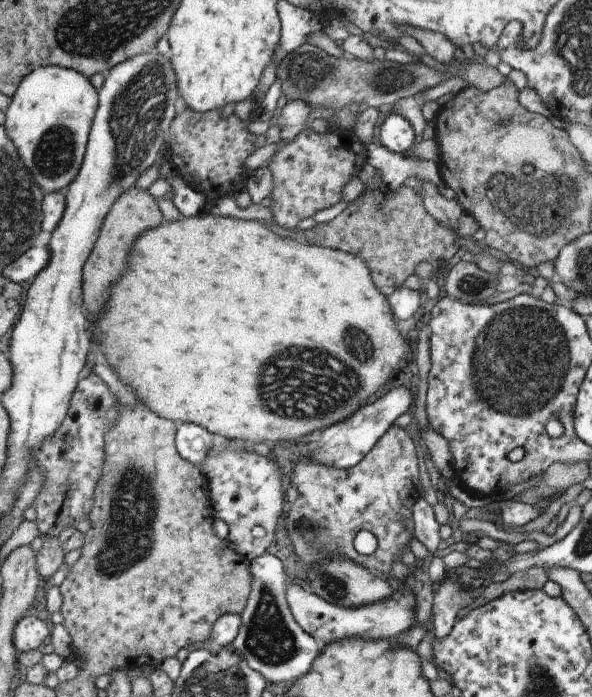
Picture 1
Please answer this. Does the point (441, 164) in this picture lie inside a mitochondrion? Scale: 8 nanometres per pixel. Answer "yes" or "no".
no

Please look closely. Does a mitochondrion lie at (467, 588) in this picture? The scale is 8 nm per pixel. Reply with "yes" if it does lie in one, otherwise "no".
no

